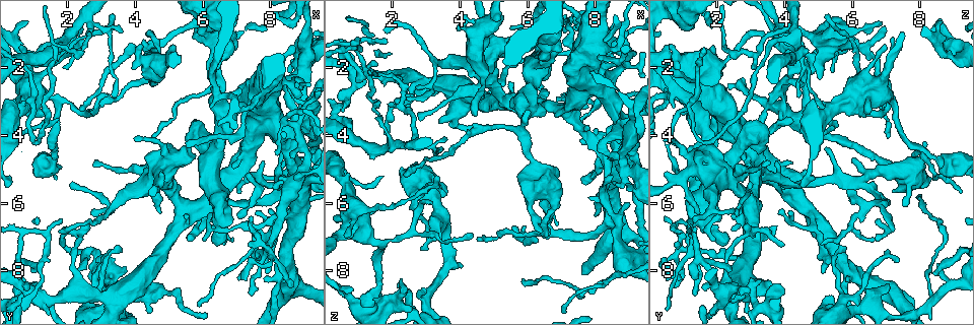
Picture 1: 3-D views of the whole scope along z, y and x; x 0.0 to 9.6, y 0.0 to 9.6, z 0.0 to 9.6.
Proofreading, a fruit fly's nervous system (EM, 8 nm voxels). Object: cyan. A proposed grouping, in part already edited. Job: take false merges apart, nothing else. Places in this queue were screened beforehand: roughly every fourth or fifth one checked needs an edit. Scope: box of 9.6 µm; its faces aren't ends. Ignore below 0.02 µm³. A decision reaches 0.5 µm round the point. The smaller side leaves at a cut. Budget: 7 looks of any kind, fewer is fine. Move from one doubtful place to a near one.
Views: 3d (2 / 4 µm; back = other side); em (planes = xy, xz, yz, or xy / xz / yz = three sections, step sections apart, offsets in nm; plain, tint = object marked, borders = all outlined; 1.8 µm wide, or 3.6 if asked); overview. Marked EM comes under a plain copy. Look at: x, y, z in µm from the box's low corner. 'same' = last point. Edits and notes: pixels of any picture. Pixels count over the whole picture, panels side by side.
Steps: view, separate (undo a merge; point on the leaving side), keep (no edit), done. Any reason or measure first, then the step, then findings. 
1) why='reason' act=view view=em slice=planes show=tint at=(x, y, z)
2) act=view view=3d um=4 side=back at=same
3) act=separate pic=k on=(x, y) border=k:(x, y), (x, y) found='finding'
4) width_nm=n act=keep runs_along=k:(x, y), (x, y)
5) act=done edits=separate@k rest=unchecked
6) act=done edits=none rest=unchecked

why='branch point' act=view view=3d um=4 side=back at=(4.15, 8.50, 2.85)

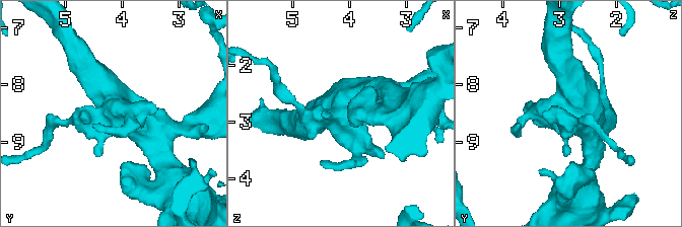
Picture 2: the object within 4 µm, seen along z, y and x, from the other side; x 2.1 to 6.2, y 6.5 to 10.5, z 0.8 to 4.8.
why='need the tissue' act=view view=em um=3.6 slice=yz step=8 show=tint at=(4.10, 8.45, 2.85)

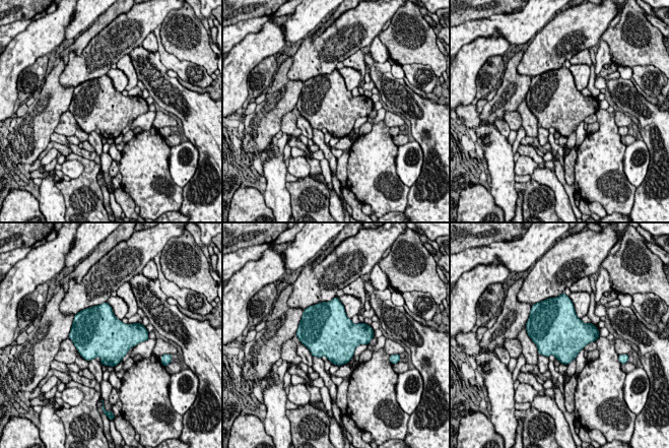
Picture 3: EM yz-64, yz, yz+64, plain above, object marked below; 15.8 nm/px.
width_nm=700 act=keep found='all the same neuron'

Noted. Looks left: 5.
why='four or more arms meet' act=view view=3d um=4 at=(8.95, 3.20, 4.00)

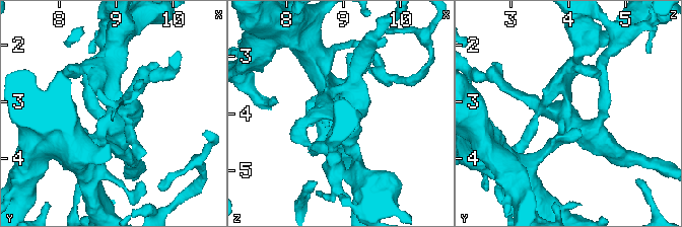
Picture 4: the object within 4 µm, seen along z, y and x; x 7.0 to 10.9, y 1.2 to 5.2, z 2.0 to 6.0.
why='need the tissue' act=view view=em slice=xz step=8 show=tint at=(8.95, 3.20, 4.00)

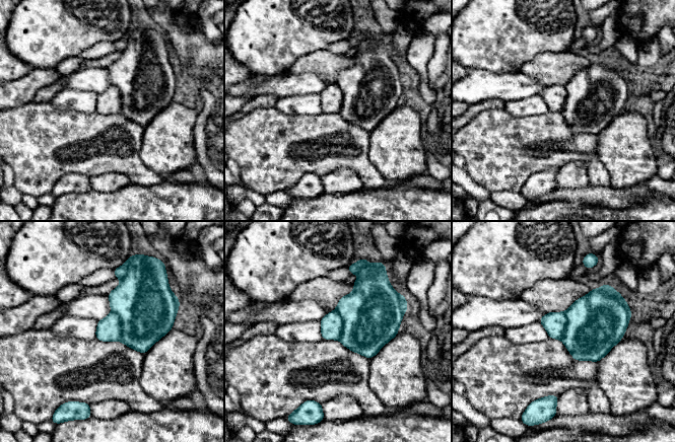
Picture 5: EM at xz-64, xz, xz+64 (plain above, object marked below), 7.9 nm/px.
why='cut it another way' act=view view=em slice=planes show=borders at=same

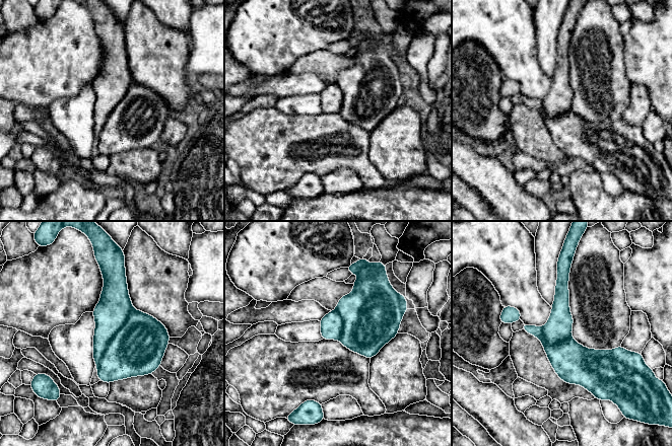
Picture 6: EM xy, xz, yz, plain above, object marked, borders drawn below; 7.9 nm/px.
width_nm=260 act=separate pic=6 on=(137, 348) part_leaving=6:(525, 326), (567, 358), (623, 353) found='two neurons meet here'

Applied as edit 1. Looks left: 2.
why='sudden change in width' act=view view=em um=3.6 slice=planes show=tint at=(8.65, 5.40, 4.40)

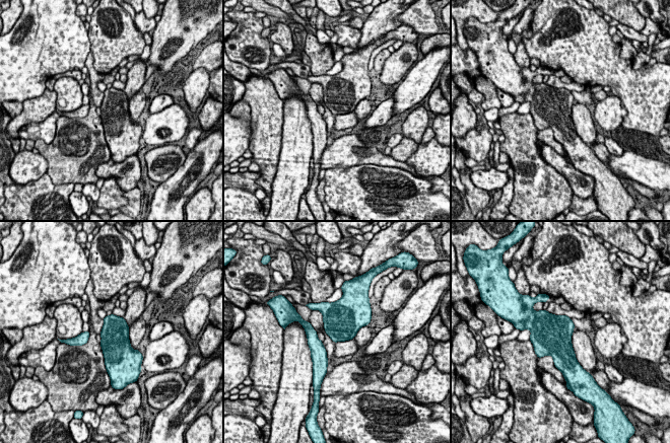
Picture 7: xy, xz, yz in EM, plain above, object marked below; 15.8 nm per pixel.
act=keep found='one neuron here'

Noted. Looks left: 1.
act=done edits=separate@6 rest=unchecked

